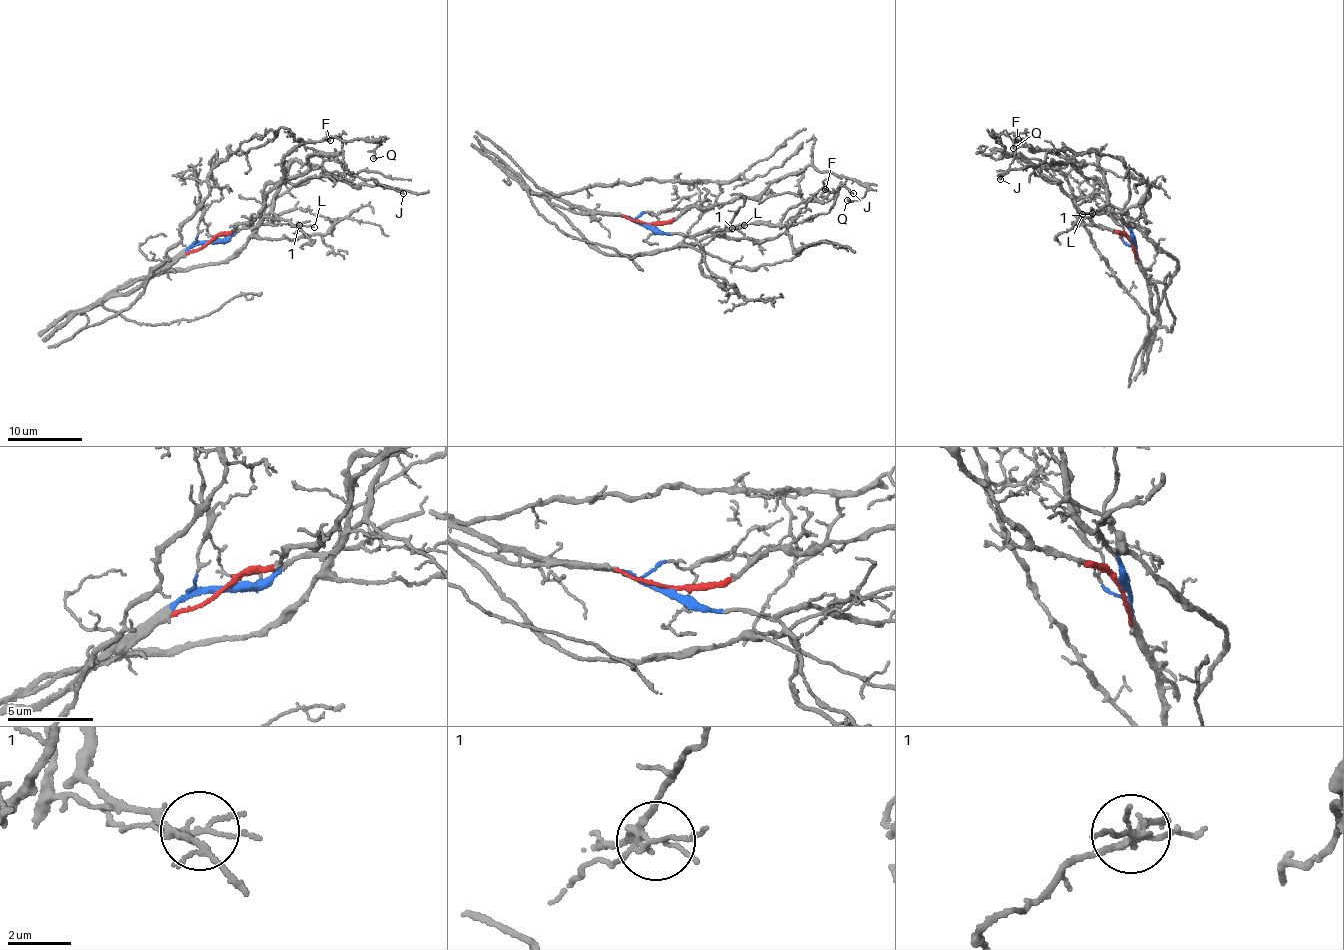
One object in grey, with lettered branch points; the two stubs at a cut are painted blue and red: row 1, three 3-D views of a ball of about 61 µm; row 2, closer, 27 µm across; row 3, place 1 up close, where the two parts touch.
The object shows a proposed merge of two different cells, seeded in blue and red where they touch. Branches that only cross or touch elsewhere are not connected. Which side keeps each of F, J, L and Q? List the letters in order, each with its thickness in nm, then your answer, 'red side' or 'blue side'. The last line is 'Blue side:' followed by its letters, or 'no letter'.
F: 110 nm | blue side
J: 100 nm | blue side
L: 110 nm | blue side
Q: 130 nm | red side
Blue side: F, J, L

